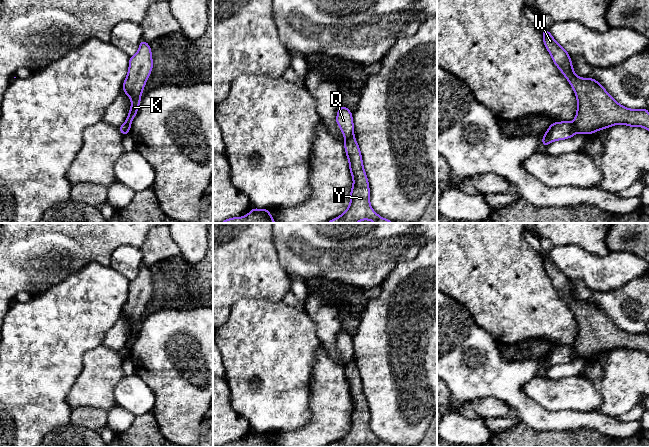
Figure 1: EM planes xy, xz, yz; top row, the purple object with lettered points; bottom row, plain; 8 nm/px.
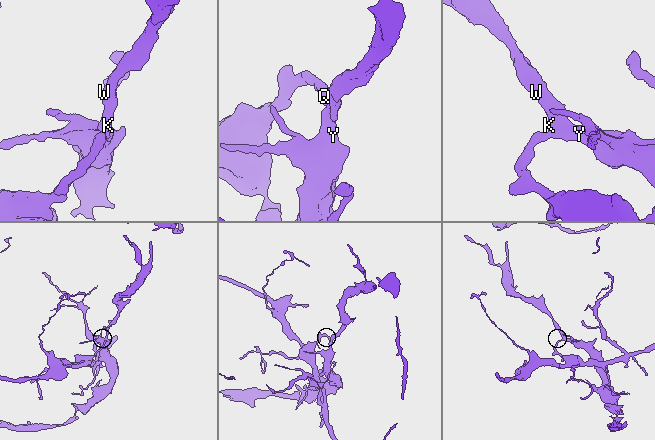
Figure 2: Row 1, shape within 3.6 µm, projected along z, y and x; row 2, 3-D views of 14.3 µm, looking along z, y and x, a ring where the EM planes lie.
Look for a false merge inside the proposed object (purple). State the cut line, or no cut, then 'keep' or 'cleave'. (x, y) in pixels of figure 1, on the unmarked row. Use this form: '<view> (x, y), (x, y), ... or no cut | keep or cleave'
yz (572, 346), (577, 356) | cleave

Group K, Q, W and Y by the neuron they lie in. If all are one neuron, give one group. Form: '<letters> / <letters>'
K W Y / Q

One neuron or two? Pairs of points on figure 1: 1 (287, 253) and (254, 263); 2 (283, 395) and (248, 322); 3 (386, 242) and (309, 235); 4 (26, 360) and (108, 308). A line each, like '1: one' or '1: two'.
1: two
2: one
3: one
4: one

